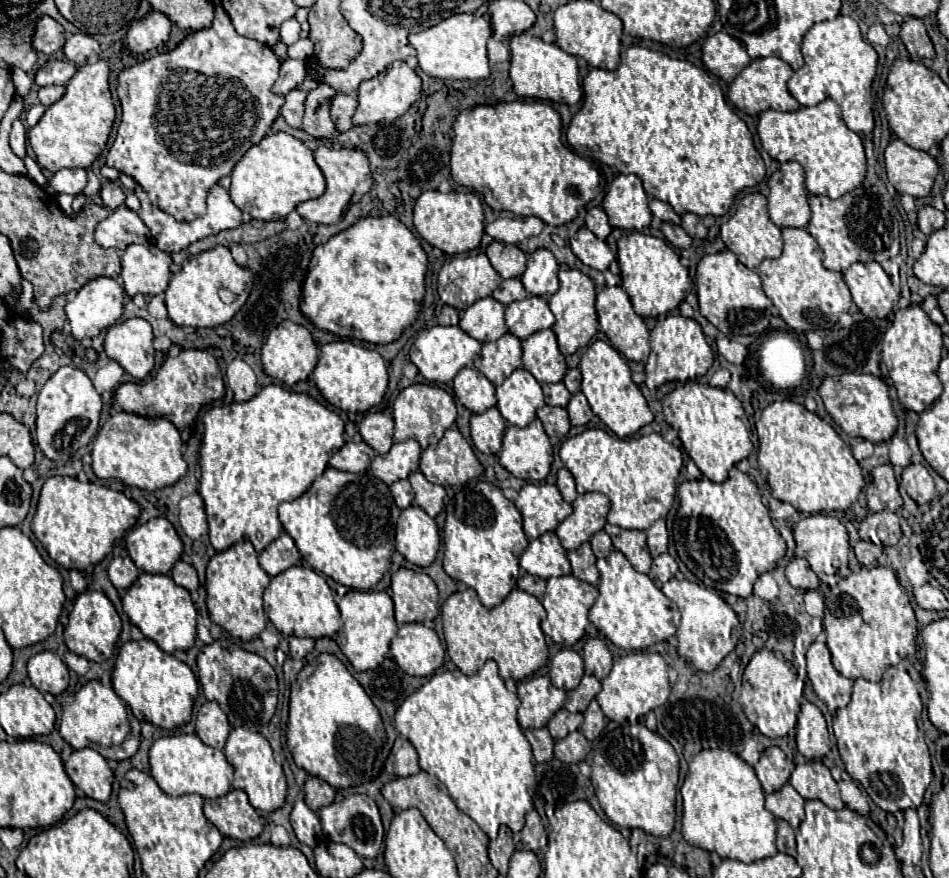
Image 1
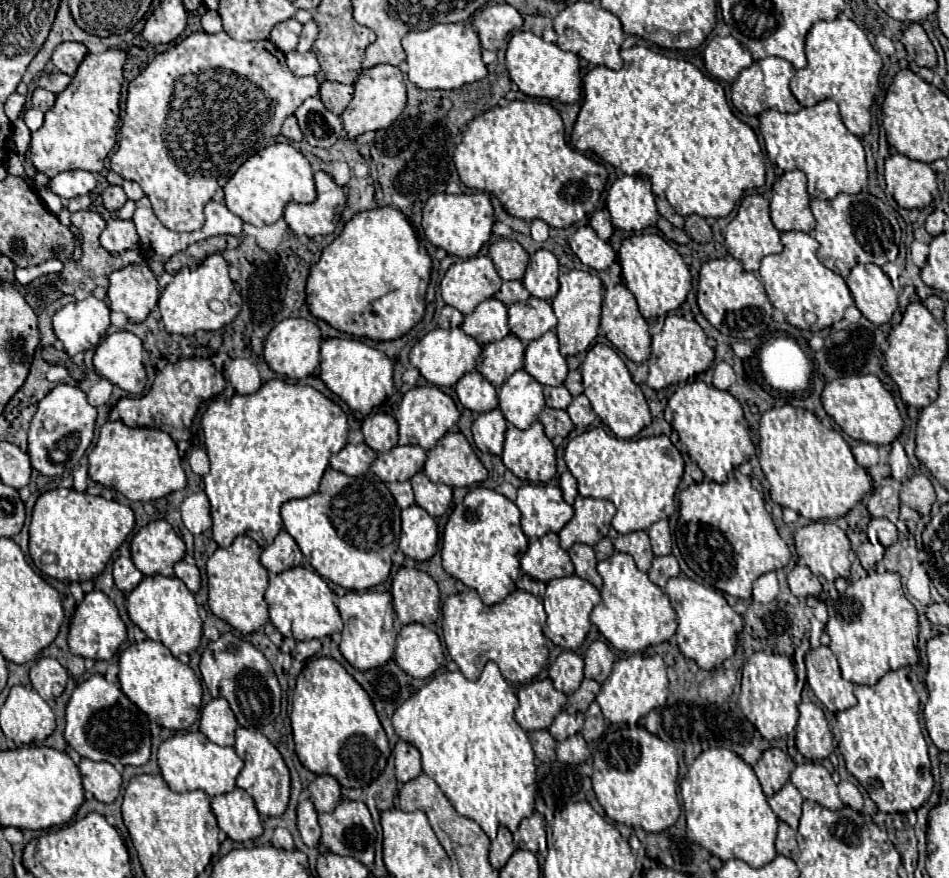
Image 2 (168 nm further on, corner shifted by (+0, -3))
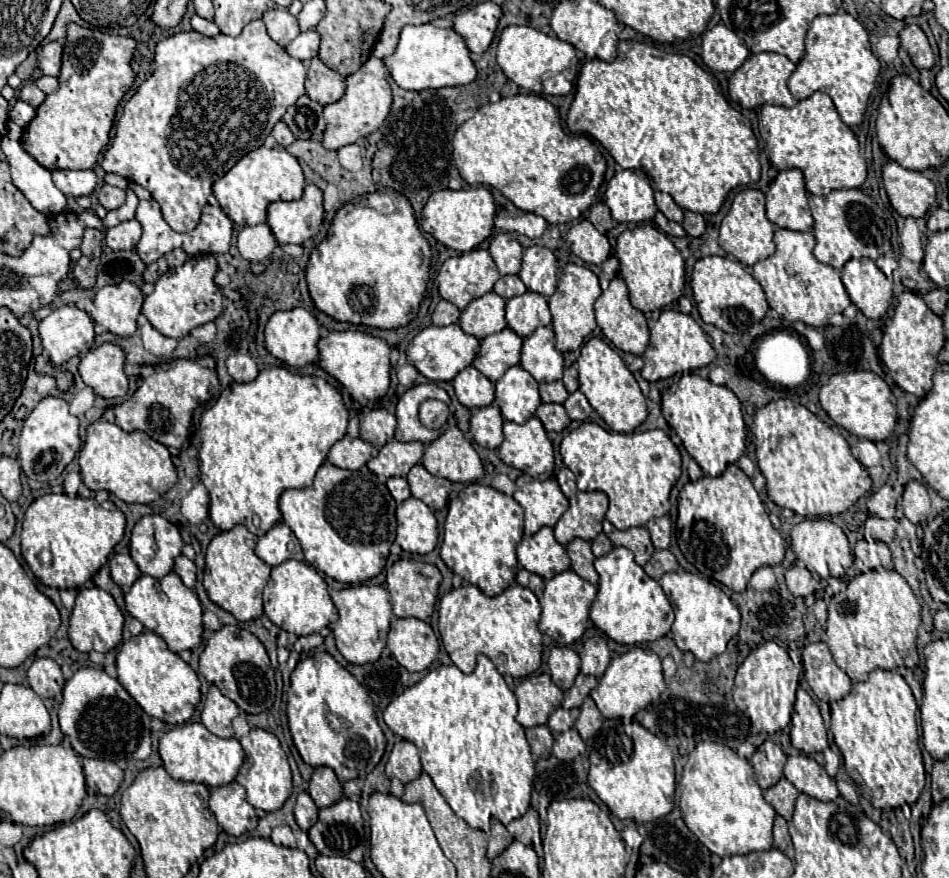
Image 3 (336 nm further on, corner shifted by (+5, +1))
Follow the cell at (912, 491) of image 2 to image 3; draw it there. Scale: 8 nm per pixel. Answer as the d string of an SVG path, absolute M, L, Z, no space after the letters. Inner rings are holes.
M913 479L905 485L903 511L905 511L905 517L913 523L921 523L927 519L927 515L931 511L931 503L929 503L927 487L921 481Z

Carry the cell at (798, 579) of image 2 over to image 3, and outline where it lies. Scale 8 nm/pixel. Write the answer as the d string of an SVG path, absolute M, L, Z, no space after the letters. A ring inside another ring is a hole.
M795 563L791 569L787 569L785 581L787 581L787 589L793 595L801 595L801 597L807 597L809 593L815 593L819 589L819 581L807 571L803 563Z

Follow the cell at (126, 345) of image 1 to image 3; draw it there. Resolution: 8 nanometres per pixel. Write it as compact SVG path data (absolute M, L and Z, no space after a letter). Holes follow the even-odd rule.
M103 343L91 349L79 363L85 385L93 387L99 397L125 397L129 379L125 375L125 351L115 343Z

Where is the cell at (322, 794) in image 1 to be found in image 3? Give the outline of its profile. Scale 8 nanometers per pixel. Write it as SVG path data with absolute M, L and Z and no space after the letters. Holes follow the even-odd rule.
M317 767L311 775L309 781L309 795L313 797L313 801L317 803L319 809L333 805L335 801L339 801L343 797L341 793L341 783L335 777L333 769L329 767Z

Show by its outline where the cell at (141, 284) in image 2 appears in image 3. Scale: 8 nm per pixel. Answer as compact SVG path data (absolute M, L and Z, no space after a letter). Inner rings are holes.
M127 279L105 285L95 295L95 311L91 311L91 317L115 335L133 335L143 299L143 291Z

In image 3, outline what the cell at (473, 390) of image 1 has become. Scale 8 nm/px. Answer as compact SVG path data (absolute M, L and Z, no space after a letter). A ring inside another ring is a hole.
M475 367L463 369L453 379L455 395L461 405L473 409L473 407L487 407L495 399L495 385L481 375Z

